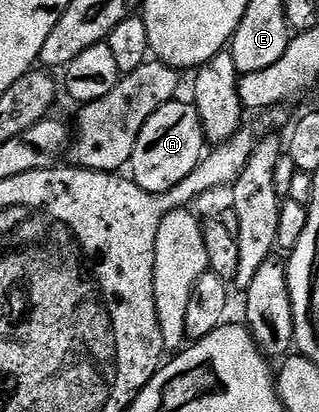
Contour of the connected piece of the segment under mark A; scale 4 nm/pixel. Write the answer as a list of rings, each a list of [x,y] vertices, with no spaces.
[[[190,101],[178,102],[168,102],[147,120],[128,164],[130,176],[137,188],[150,191],[151,194],[172,190],[190,175],[204,158],[206,138],[195,104]]]

